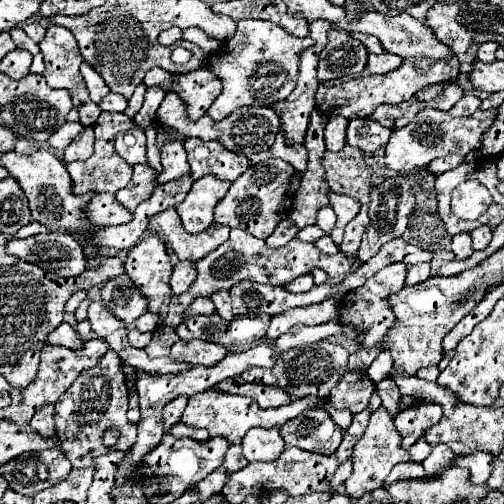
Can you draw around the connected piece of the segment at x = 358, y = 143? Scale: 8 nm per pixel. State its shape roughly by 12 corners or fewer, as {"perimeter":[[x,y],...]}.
{"perimeter":[[351,118],[347,144],[373,154],[391,130],[375,120]]}

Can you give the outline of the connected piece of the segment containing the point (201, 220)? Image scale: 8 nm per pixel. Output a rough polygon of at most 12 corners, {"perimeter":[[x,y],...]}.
{"perimeter":[[215,176],[193,182],[177,206],[187,232],[213,224],[213,210],[231,188]]}

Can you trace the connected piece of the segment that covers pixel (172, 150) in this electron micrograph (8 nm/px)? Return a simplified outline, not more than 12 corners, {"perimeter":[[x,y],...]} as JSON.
{"perimeter":[[181,138],[161,146],[159,184],[191,172]]}

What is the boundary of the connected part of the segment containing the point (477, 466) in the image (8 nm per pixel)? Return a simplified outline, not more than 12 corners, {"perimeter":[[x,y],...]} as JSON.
{"perimeter":[[485,452],[455,456],[449,466],[471,472],[471,484],[485,484],[493,456]]}

